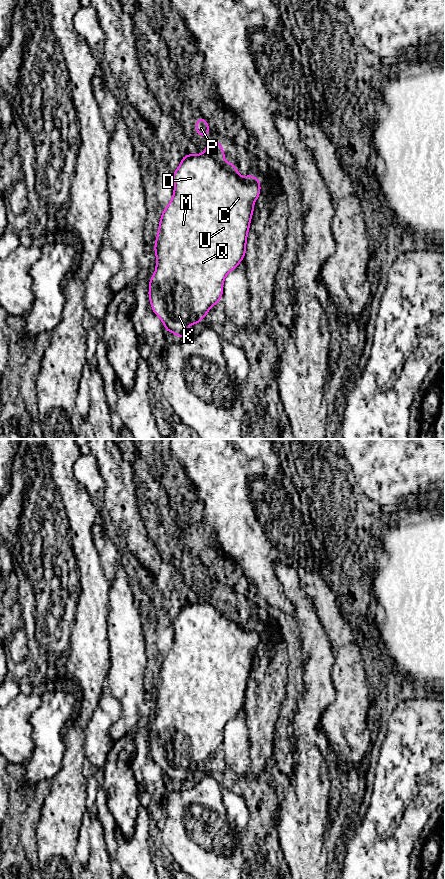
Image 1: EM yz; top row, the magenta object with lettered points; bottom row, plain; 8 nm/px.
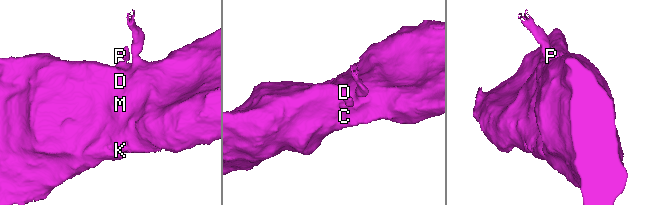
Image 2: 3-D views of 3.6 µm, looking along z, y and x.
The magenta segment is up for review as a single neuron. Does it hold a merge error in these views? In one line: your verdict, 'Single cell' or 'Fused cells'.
Fused cells

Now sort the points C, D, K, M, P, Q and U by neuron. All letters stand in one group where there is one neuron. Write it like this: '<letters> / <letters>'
C D K M Q U / P

